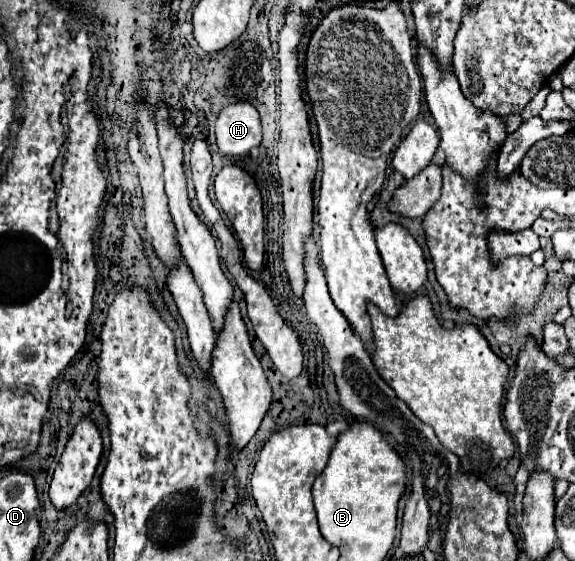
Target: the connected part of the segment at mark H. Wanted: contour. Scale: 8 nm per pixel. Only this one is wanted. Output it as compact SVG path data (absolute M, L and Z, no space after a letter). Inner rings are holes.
M234 103L220 111L216 119L216 143L224 155L248 155L262 141L260 117L254 105Z

